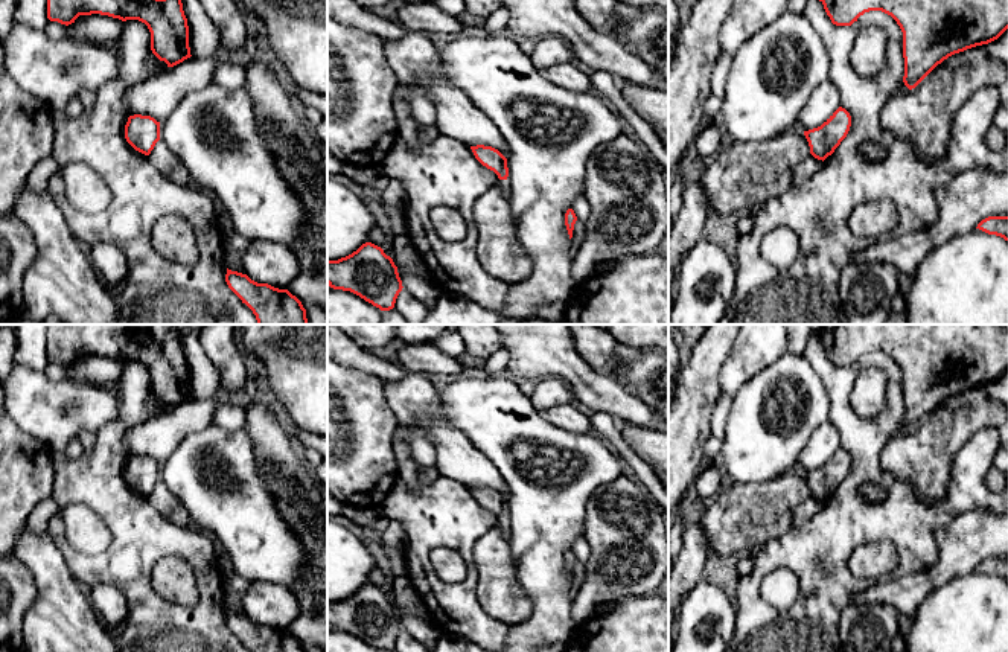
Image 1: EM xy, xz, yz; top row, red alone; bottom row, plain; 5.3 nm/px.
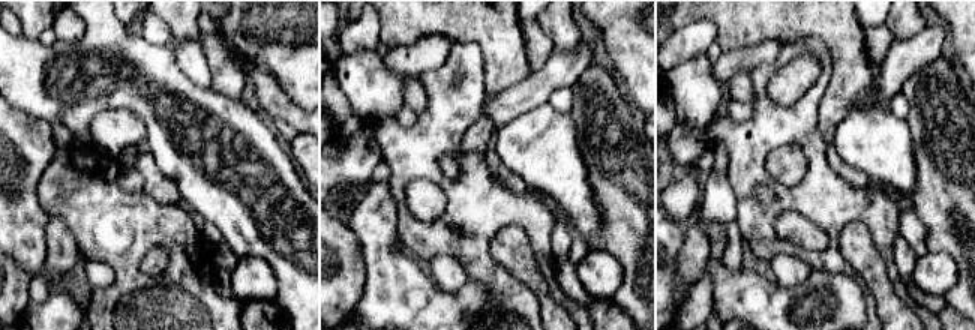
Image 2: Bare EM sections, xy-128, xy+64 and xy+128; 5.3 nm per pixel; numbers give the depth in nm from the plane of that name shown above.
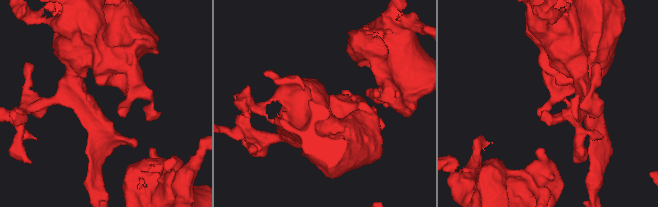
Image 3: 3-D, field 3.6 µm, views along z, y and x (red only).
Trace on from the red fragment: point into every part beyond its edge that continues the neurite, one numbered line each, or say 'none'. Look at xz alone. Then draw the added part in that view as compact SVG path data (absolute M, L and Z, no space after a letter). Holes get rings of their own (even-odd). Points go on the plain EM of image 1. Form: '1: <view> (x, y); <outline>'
none

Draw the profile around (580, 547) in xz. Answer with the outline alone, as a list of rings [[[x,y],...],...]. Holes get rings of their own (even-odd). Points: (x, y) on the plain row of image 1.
[[[580,535],[580,536],[576,539],[576,542],[574,542],[574,545],[573,545],[571,550],[574,551],[577,561],[579,561],[580,564],[586,565],[588,558],[589,558],[589,544],[588,544],[585,535]]]

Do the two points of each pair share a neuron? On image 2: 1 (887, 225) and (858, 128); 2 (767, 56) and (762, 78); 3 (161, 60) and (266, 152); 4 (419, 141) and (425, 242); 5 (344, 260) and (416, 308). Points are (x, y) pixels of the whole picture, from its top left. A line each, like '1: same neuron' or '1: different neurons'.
1: different neurons
2: different neurons
3: same neuron
4: same neuron
5: different neurons

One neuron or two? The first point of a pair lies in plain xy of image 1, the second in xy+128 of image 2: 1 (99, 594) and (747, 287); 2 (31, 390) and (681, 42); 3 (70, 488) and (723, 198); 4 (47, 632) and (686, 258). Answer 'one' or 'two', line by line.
1: two
2: two
3: two
4: two

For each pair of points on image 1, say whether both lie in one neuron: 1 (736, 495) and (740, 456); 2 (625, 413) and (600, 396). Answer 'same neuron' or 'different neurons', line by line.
1: different neurons
2: same neuron

